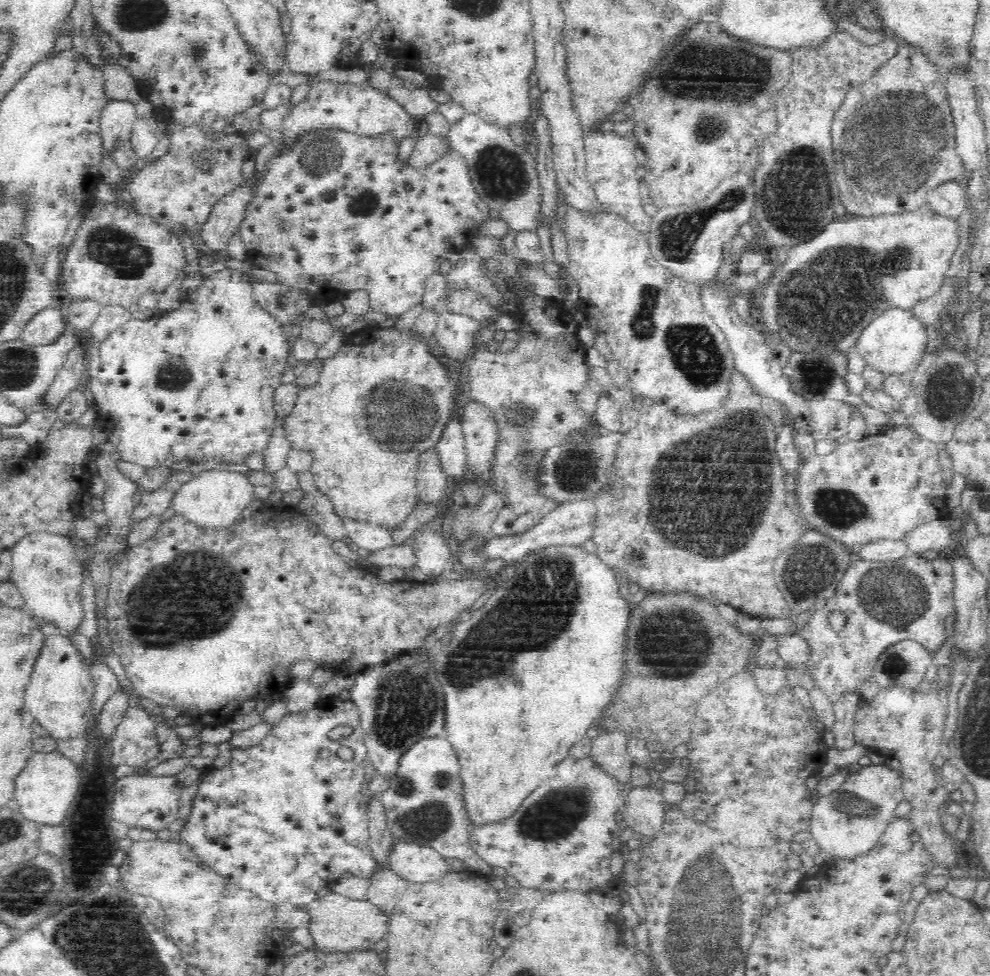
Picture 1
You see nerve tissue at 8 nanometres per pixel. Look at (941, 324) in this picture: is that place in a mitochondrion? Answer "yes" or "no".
no

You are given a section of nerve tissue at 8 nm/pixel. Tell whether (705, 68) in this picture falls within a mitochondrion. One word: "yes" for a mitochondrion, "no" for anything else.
yes

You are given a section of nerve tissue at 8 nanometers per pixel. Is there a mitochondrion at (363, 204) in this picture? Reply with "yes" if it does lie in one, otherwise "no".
yes

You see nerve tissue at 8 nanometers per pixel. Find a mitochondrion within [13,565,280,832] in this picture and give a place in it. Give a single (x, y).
(139, 620)

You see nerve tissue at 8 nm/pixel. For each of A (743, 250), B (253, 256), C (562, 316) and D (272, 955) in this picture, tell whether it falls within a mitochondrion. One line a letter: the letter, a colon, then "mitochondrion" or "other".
A: other
B: other
C: other
D: other

